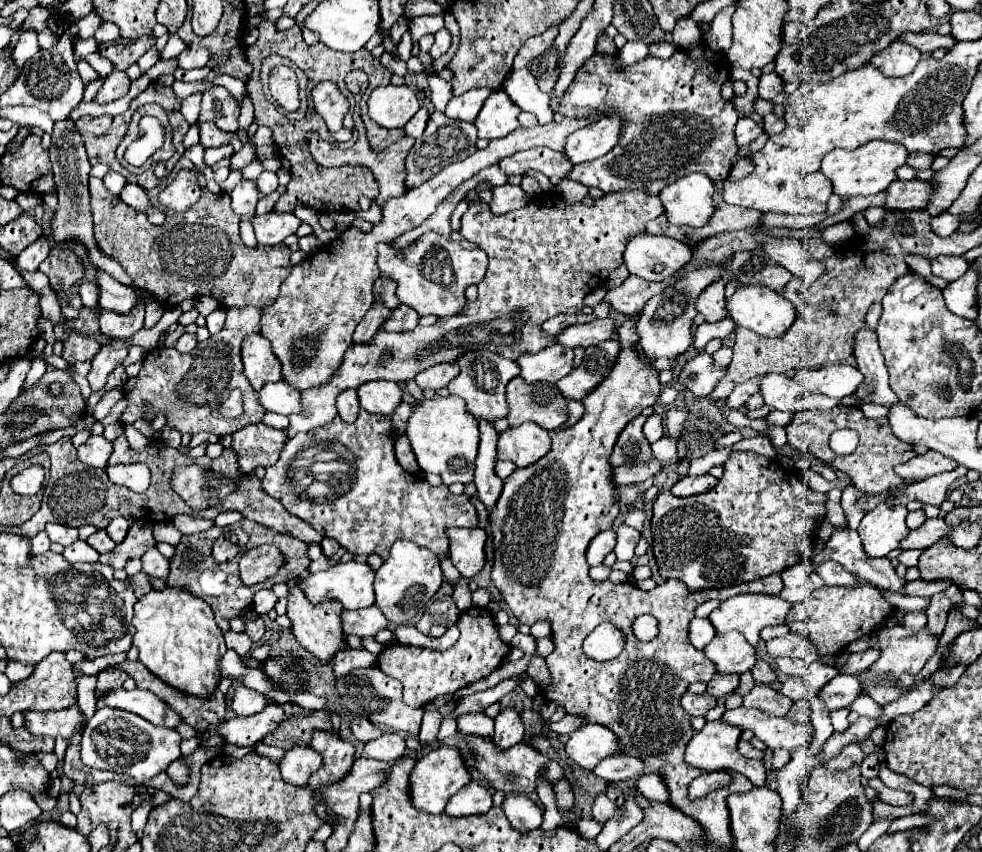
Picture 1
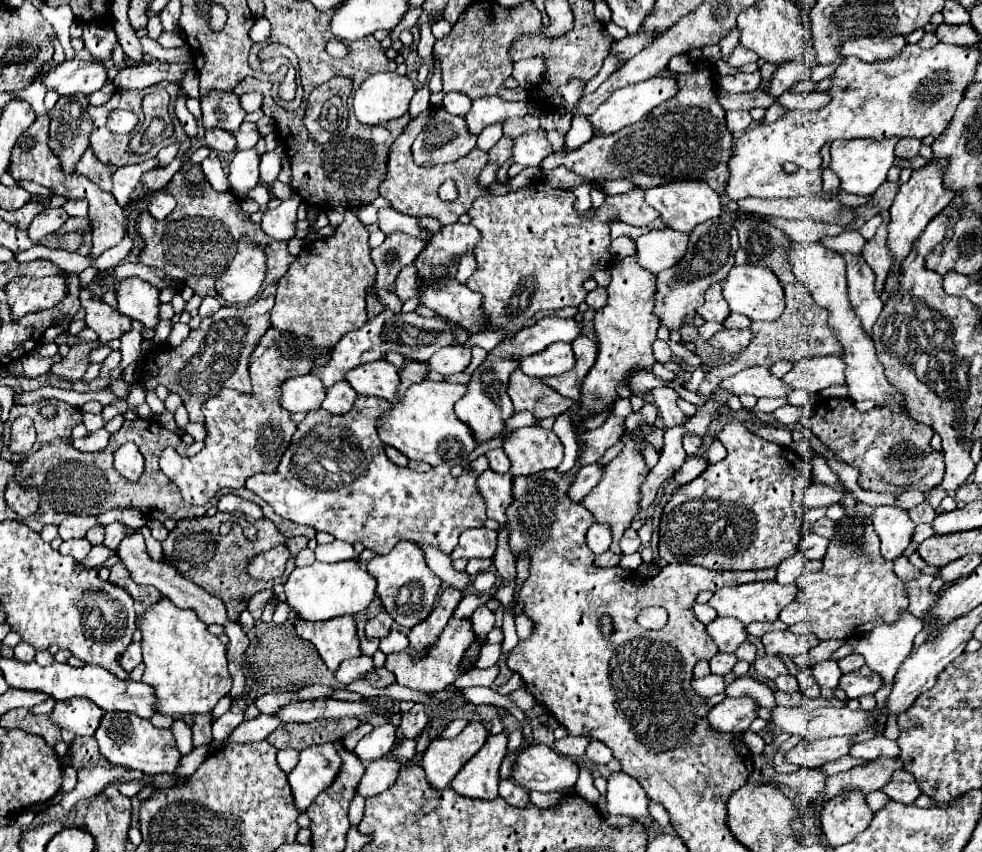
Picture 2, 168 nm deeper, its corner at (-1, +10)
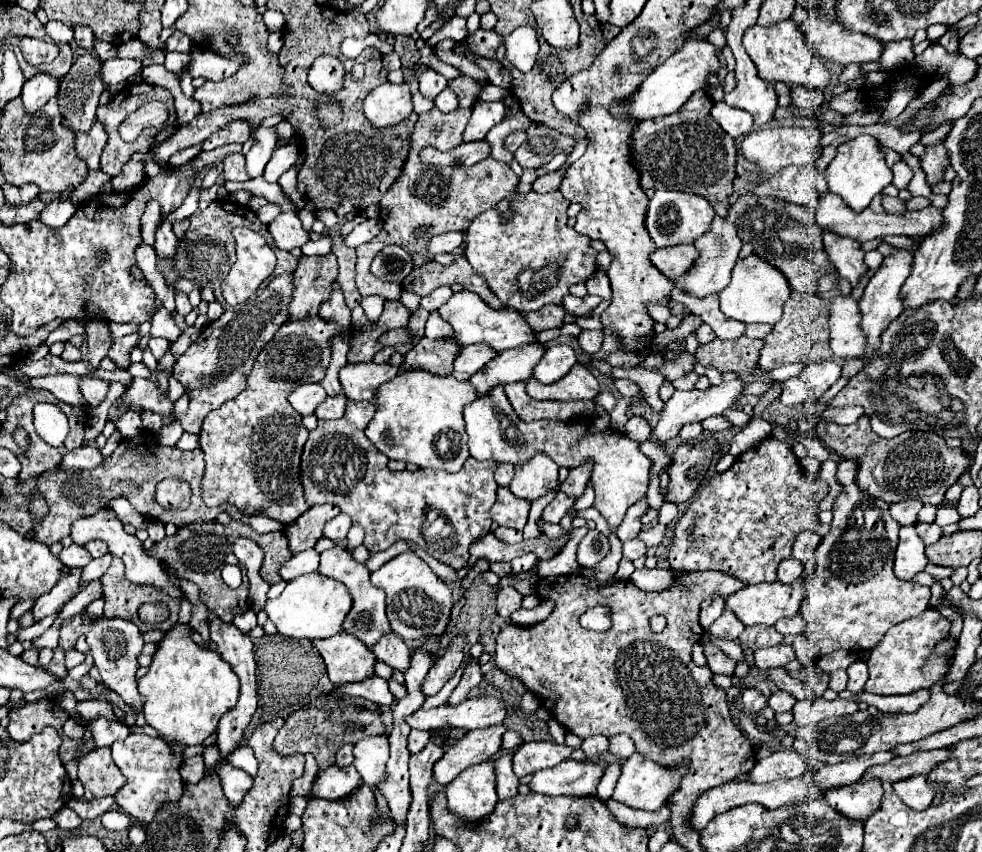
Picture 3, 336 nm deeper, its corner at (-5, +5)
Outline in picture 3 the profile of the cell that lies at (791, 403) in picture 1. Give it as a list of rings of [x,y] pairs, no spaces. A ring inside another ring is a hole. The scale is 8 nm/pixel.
[[[732,380],[732,382],[722,382],[720,386],[710,386],[710,390],[706,392],[700,392],[700,390],[692,390],[692,392],[680,392],[676,390],[672,394],[672,398],[666,402],[662,414],[660,414],[660,420],[658,424],[652,428],[652,434],[650,438],[658,440],[658,442],[668,442],[670,438],[678,436],[680,428],[684,424],[692,424],[692,422],[702,422],[710,416],[718,416],[722,414],[732,402],[736,402],[740,396],[742,396],[742,390],[744,390],[744,384],[748,384],[746,380]]]

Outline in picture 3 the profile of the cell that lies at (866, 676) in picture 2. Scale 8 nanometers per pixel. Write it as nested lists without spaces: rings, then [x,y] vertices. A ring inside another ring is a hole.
[[[928,608],[920,616],[914,616],[910,620],[892,626],[878,642],[878,646],[870,652],[870,660],[868,660],[870,678],[866,682],[866,692],[884,694],[884,696],[912,694],[920,688],[930,688],[932,684],[942,682],[952,664],[954,650],[940,656],[934,652],[934,648],[940,640],[948,638],[948,632],[950,632],[950,620],[946,620],[938,610],[932,608]]]

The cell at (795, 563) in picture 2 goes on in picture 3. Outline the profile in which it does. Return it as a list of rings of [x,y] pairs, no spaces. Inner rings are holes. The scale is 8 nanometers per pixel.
[[[796,558],[782,560],[780,566],[778,566],[778,570],[776,570],[778,582],[784,582],[784,584],[798,582],[800,576],[802,576],[802,564],[800,564],[800,560],[796,560]]]

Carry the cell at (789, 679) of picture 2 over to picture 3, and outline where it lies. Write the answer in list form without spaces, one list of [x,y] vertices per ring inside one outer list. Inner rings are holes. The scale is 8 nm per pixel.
[[[778,690],[778,692],[774,692],[770,698],[768,698],[768,706],[778,714],[778,712],[790,712],[792,710],[792,706],[794,706],[794,696],[790,696],[788,692],[782,692],[782,690]]]

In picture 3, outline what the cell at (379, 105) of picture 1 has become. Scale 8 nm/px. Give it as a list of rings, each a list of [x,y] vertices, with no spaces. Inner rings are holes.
[[[384,82],[376,86],[364,102],[366,118],[382,128],[382,126],[396,126],[412,112],[412,94],[406,82],[390,84]]]

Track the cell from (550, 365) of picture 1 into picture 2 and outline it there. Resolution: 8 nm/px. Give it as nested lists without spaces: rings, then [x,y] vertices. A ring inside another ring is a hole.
[[[552,343],[536,355],[526,355],[520,361],[520,369],[530,377],[552,377],[570,371],[576,365],[576,357],[568,343]]]

